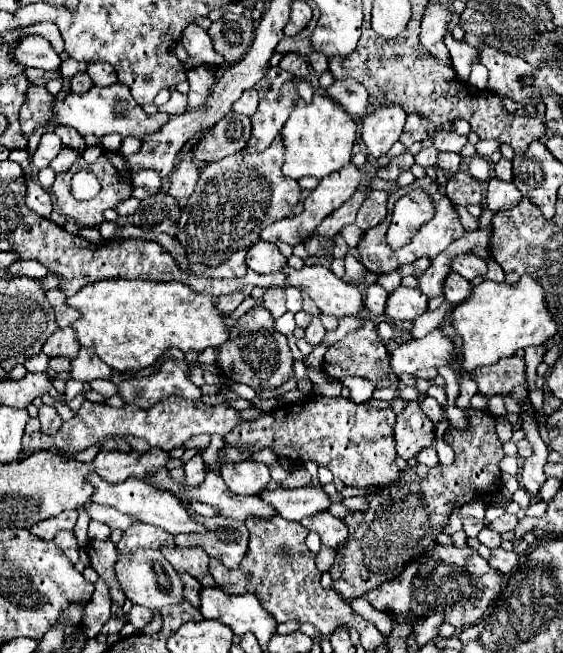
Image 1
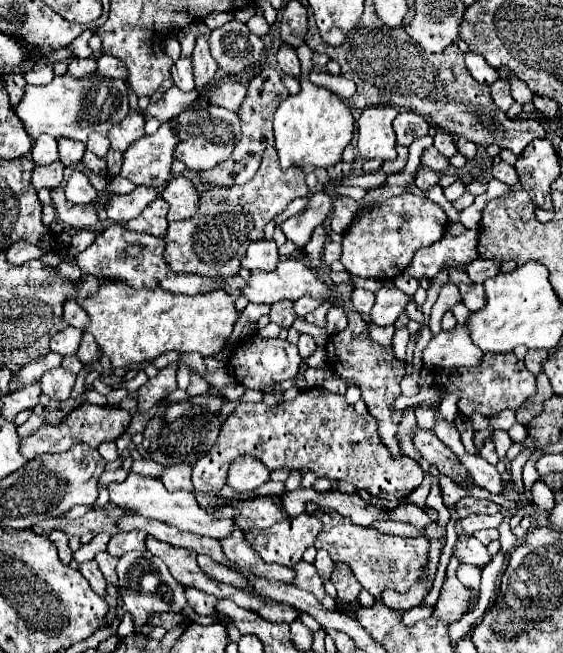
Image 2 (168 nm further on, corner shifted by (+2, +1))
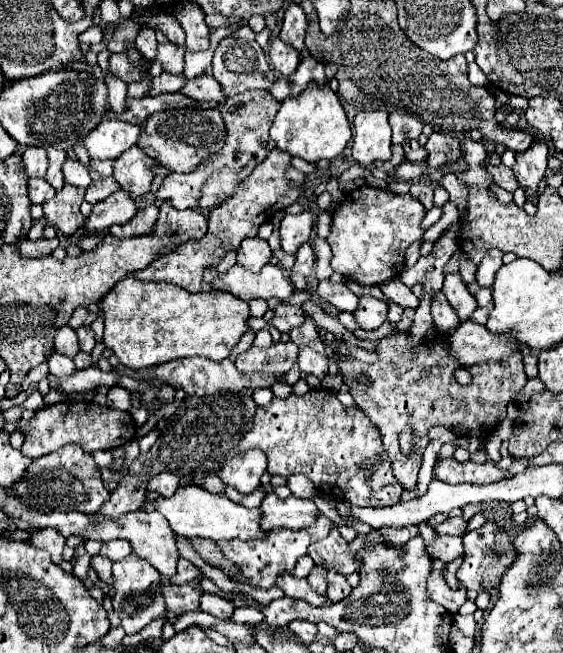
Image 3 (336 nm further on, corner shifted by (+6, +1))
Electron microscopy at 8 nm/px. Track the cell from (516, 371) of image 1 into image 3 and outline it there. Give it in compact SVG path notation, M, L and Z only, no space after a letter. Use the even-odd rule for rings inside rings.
M393 333L379 341L377 353L379 361L371 365L355 359L339 361L339 371L343 373L345 383L349 385L349 393L353 395L359 409L363 409L371 423L379 427L385 451L389 453L393 465L393 473L407 491L413 491L417 485L417 473L423 461L423 451L431 441L427 433L433 425L443 425L455 435L489 437L505 419L505 407L511 401L511 397L519 393L527 381L527 375L523 371L523 359L517 351L507 361L485 361L479 365L471 365L473 381L465 387L459 385L453 377L459 363L449 355L447 337L429 337L425 339L425 343L413 345L407 333ZM359 373L369 375L371 383L359 385L355 381L355 375ZM405 427L413 427L419 435L419 445L409 457L401 453L397 441L397 435Z

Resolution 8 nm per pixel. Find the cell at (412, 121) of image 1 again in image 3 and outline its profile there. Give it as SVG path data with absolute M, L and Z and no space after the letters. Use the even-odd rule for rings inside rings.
M402 111L390 113L389 124L393 127L393 143L405 143L409 139L417 139L423 128L423 122L420 118Z

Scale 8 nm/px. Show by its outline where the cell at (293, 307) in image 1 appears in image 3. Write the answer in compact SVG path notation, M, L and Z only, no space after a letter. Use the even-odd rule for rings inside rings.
M319 281L317 295L325 299L329 305L333 305L337 311L349 311L353 313L357 309L359 297L349 291L343 283L331 283L331 281Z

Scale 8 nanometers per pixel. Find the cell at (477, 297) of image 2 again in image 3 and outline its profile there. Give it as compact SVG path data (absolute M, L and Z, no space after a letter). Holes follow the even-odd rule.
M471 283L469 285L469 291L471 291L471 295L477 299L477 303L479 303L479 307L485 307L485 309L493 309L493 289L489 289L489 287L479 287L477 283Z

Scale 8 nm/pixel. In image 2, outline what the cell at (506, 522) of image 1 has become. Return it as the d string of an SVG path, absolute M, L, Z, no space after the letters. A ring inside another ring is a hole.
M495 513L495 515L469 515L469 517L461 519L461 525L463 525L463 531L467 535L473 535L479 529L489 529L489 527L497 529L503 523L503 519L505 519L503 513Z

